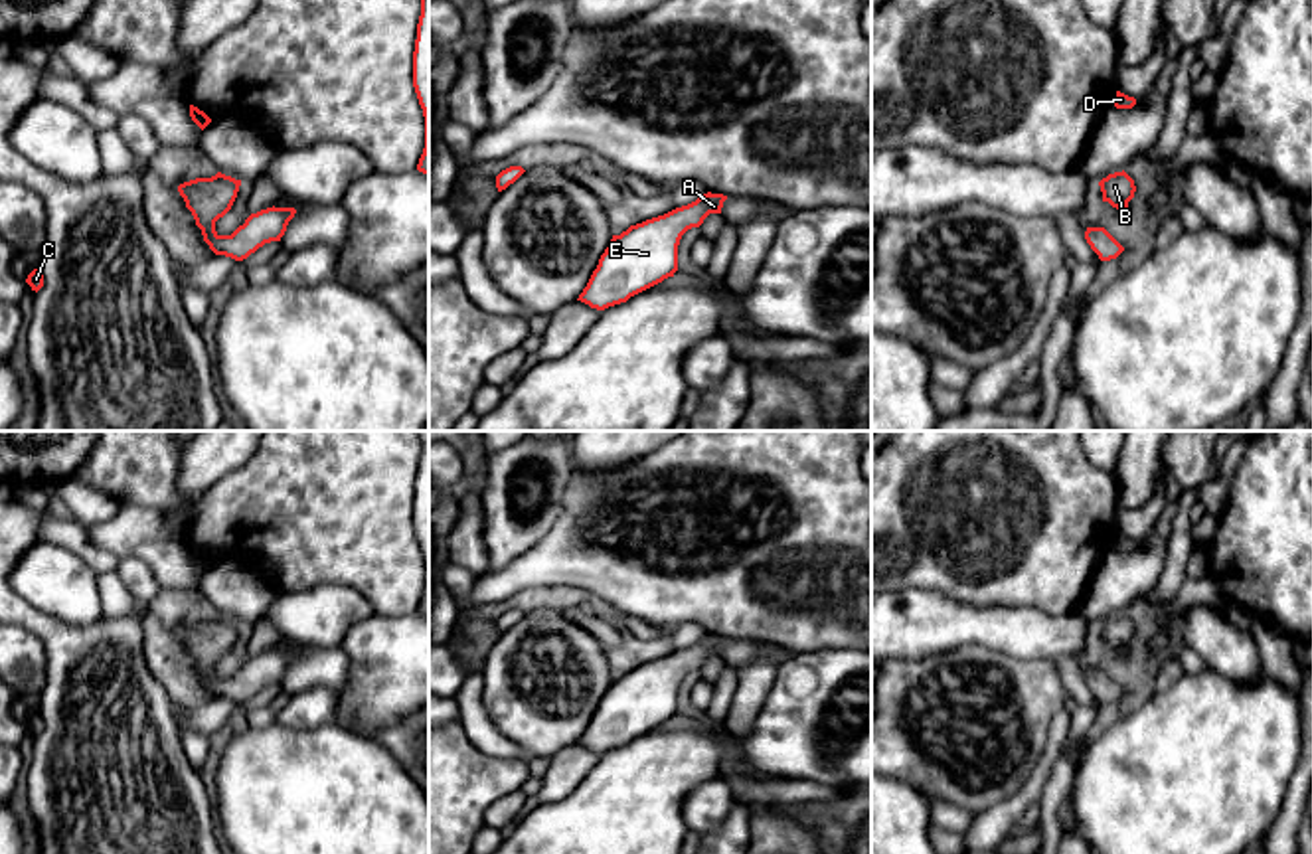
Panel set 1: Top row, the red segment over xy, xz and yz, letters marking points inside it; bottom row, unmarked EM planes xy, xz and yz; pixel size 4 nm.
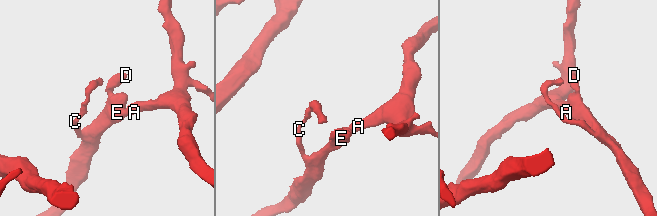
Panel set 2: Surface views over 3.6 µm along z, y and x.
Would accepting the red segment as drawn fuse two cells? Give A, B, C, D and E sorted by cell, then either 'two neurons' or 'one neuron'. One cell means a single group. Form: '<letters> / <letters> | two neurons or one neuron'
A B C D E | one neuron

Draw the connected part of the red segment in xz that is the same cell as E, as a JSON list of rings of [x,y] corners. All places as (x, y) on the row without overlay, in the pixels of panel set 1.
[[[707,635],[688,648],[613,678],[577,743],[605,753],[674,720],[682,678],[699,670],[709,656],[721,656],[725,642],[723,637]]]

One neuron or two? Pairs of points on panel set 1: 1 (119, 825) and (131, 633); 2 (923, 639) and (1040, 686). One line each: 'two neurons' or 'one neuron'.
1: one neuron
2: two neurons

